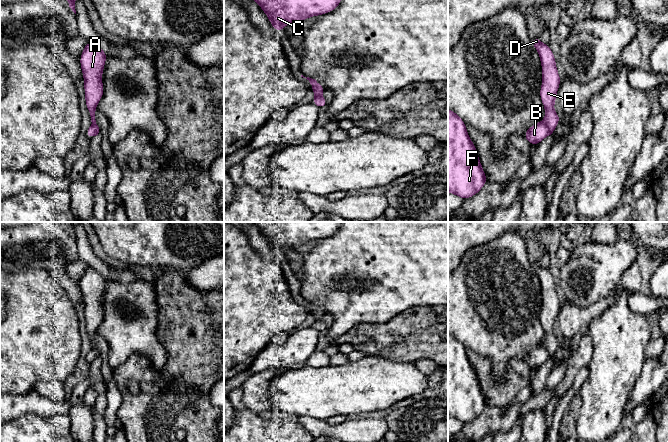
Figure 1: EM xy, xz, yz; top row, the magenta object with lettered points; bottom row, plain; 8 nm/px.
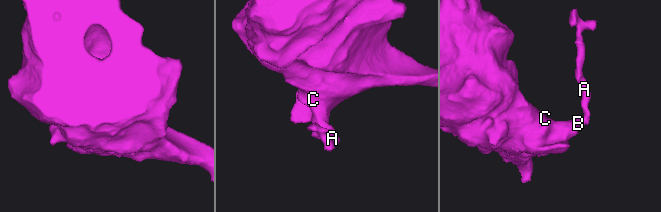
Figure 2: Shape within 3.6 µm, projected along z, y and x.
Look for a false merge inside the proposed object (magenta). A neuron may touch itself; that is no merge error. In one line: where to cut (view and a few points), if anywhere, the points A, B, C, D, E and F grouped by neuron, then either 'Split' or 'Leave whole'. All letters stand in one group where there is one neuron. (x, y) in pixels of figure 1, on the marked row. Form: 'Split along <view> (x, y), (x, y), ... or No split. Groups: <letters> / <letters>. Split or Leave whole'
Split along yz (544, 122), (550, 134). Groups: A D E / B C F. Split

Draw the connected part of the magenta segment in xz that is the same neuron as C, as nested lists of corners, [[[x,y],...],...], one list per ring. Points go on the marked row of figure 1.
[[[253,0],[259,4],[262,11],[267,14],[267,17],[276,31],[282,31],[285,24],[298,25],[305,19],[313,16],[319,16],[334,11],[341,0]]]

